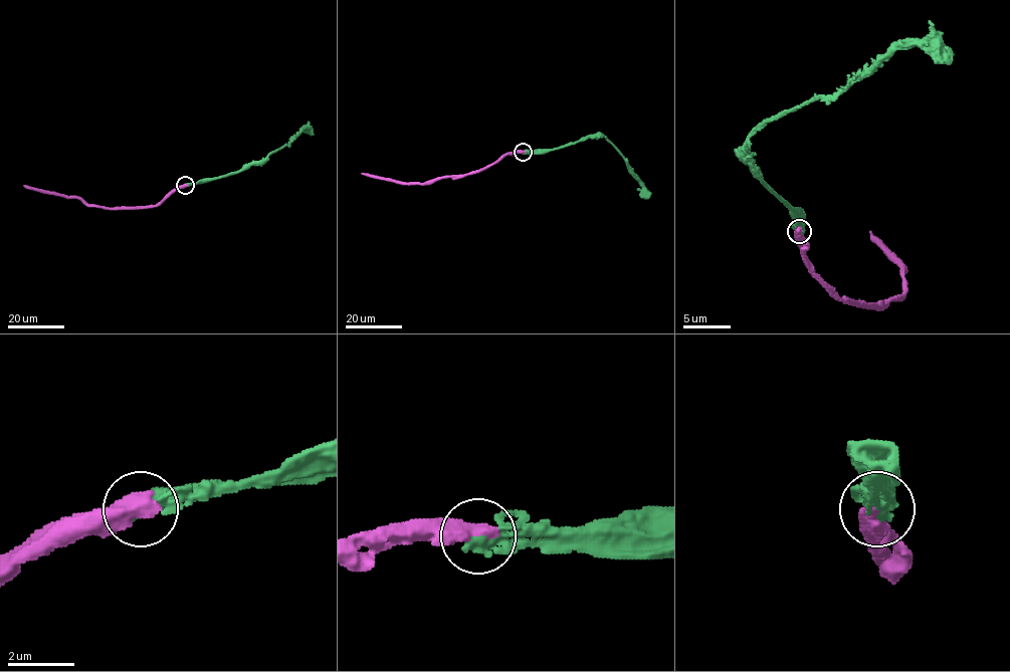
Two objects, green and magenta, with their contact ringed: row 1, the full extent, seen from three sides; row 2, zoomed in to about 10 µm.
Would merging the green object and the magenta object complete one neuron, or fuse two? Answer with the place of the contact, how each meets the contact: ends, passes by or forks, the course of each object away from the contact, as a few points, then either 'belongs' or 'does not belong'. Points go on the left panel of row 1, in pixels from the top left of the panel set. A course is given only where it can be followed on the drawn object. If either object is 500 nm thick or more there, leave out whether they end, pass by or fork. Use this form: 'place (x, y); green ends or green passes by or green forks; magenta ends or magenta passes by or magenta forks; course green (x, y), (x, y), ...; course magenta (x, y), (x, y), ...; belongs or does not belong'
place (185, 185); course green (186, 186), (259, 164), (302, 130), (311, 135); course magenta (186, 185), (179, 186), (154, 206), (125, 208), (87, 206), (75, 197), (46, 193), (24, 185); does not belong

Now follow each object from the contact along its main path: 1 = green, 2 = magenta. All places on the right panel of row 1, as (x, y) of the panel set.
1: (798, 233), (796, 216), (749, 163), (749, 137), (789, 110), (869, 75), (901, 47), (931, 45), (952, 63)
2: (798, 230), (801, 252), (808, 266), (841, 298), (878, 305), (901, 294), (901, 270), (869, 230)

